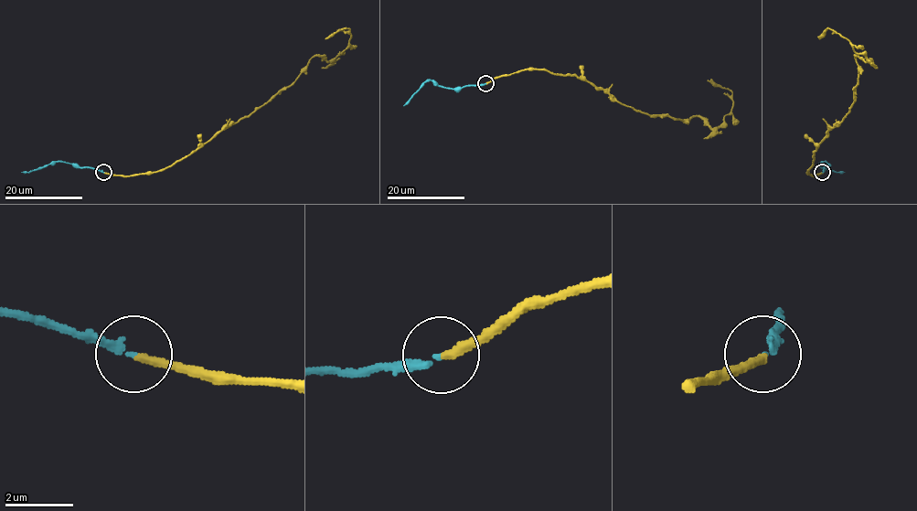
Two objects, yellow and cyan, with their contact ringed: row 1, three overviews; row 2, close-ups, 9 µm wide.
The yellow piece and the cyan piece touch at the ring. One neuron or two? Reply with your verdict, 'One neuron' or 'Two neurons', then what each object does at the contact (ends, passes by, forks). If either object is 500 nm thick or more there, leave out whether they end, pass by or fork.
One neuron. At the ring yellow ends. At the ring cyan ends

